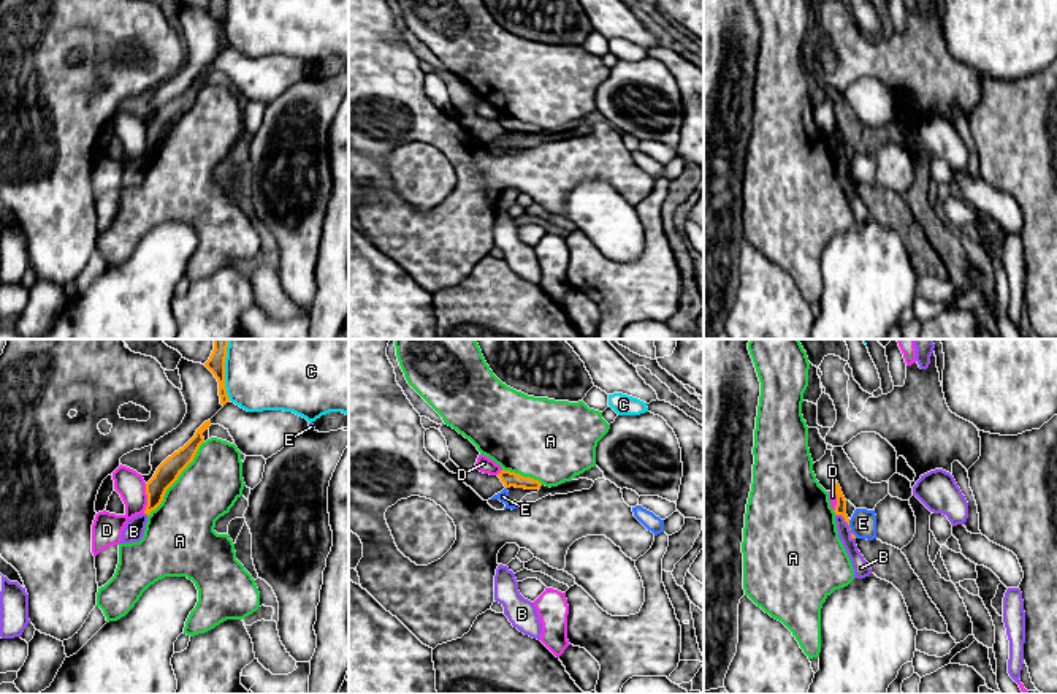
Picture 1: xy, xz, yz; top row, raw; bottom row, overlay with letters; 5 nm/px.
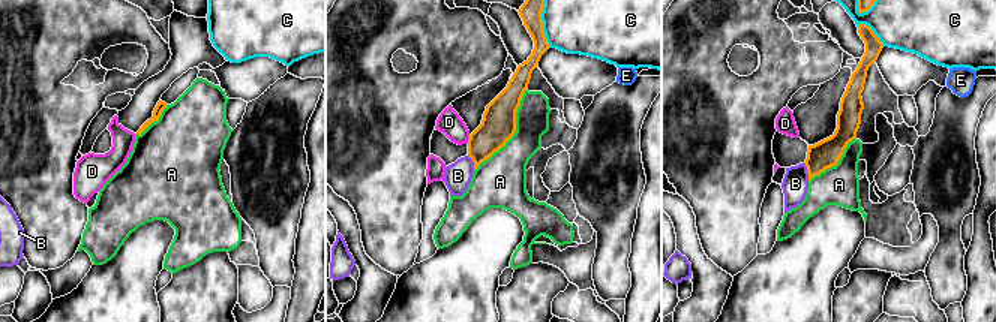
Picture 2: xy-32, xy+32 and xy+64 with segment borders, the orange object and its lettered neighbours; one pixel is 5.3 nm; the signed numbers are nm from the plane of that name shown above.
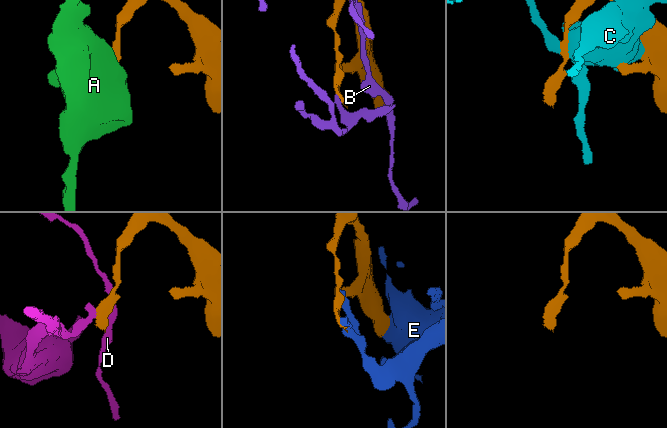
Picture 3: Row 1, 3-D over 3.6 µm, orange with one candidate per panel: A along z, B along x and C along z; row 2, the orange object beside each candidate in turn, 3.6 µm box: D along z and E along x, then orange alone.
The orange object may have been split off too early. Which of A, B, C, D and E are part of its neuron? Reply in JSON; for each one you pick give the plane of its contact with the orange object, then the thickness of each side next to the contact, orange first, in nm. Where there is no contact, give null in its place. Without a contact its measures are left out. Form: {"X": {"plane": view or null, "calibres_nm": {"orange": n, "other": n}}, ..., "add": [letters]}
{"add": []}

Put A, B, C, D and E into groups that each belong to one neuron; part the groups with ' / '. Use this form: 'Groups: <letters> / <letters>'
Groups: A / B / C / D / E

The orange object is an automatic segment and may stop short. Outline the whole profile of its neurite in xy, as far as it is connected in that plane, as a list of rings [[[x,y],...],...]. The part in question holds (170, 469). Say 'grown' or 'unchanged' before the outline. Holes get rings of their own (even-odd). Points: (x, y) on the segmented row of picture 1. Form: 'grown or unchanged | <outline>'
unchanged | [[[211,420],[204,421],[195,436],[177,452],[168,456],[155,471],[154,477],[146,483],[147,505],[144,513],[151,515],[166,493],[166,490],[177,480],[181,472],[193,461],[200,445],[204,442],[203,433],[209,428]]]

